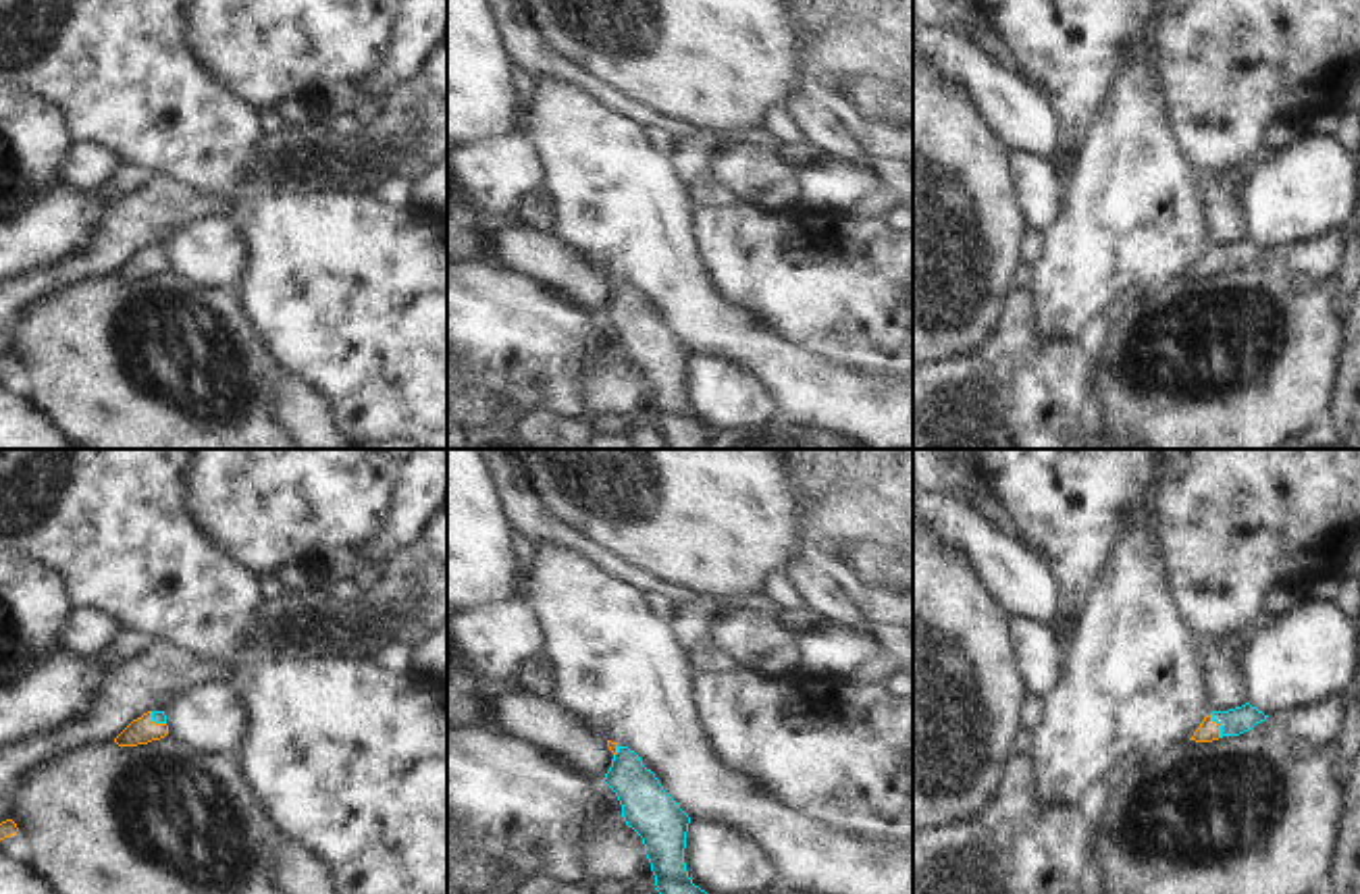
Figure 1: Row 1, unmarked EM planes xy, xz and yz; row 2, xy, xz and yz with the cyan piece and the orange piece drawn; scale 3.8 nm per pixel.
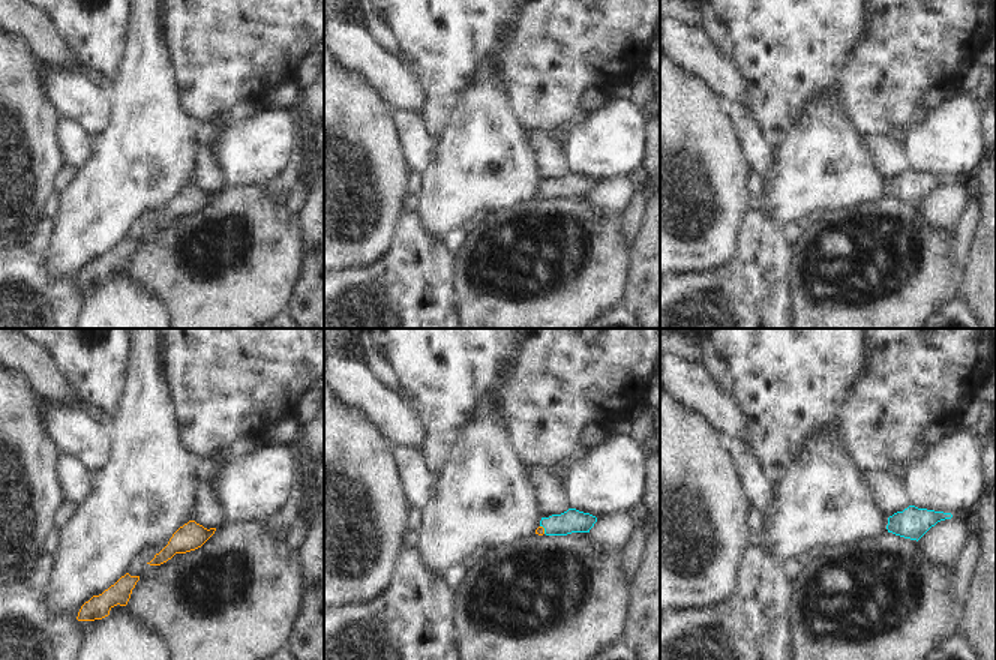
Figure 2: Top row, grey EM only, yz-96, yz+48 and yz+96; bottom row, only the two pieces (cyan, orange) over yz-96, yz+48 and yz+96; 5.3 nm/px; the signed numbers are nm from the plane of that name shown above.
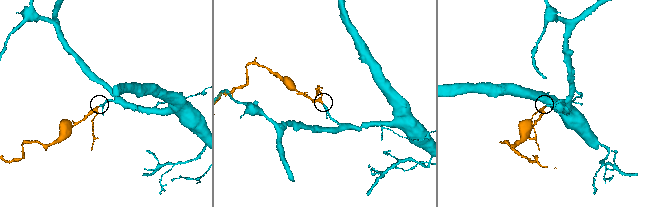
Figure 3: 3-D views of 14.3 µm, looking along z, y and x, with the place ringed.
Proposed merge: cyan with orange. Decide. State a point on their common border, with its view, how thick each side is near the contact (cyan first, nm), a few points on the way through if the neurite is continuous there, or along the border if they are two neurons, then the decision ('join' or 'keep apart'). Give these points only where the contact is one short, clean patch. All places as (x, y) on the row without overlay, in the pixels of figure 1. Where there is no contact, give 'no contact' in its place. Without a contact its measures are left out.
contact yz (1219, 258); calibres 110 and 90 nm; way yz (1234, 256), (1219, 258), (1209, 265); join

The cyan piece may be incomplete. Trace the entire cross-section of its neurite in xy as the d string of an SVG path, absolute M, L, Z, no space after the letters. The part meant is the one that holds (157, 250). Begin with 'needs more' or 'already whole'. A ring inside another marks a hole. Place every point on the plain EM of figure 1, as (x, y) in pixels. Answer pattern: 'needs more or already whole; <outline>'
needs more; M148 245L133 254L116 272L119 281L137 281L160 274L168 268L164 245Z

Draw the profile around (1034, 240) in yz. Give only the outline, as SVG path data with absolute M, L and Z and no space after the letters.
M1038 229L1025 233L1021 243L1021 258L1025 264L1036 266L1042 258L1046 235Z

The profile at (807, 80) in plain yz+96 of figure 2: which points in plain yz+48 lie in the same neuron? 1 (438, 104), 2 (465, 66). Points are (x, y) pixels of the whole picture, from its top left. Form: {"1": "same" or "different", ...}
{"1": "same", "2": "same"}

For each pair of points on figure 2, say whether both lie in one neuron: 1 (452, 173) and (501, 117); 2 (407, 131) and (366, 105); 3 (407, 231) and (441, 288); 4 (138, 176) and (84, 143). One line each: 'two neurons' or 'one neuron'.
1: one neuron
2: two neurons
3: one neuron
4: two neurons

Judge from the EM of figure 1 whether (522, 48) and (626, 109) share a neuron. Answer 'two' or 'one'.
one

